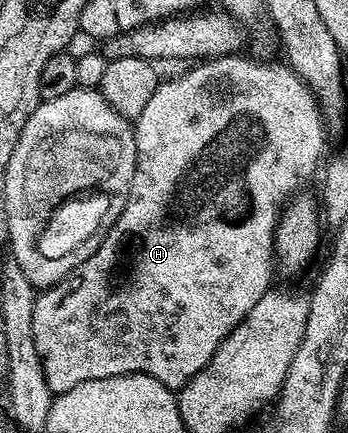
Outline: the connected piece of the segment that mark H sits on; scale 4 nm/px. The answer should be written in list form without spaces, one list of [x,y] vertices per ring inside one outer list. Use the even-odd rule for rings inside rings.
[[[234,53],[231,55],[218,55],[212,59],[206,59],[198,62],[190,71],[185,71],[182,75],[177,75],[174,79],[158,82],[155,93],[151,93],[151,101],[147,101],[147,105],[143,108],[143,113],[139,113],[139,117],[135,120],[133,136],[135,137],[135,145],[137,146],[137,164],[135,165],[135,177],[131,181],[131,189],[129,196],[125,199],[125,206],[120,211],[116,212],[113,224],[108,224],[107,230],[100,236],[101,244],[92,252],[86,254],[85,260],[82,261],[69,274],[63,277],[54,287],[46,287],[36,296],[35,311],[33,313],[33,332],[35,333],[35,349],[41,358],[41,365],[45,380],[49,386],[49,390],[54,396],[67,393],[71,389],[75,389],[75,385],[83,385],[83,381],[99,381],[107,377],[119,377],[120,375],[150,375],[155,377],[155,381],[159,381],[163,385],[167,385],[170,389],[180,389],[183,385],[187,385],[187,381],[191,381],[191,377],[195,377],[195,373],[199,373],[199,369],[203,369],[211,361],[211,357],[215,357],[215,353],[219,349],[222,341],[235,328],[242,323],[247,317],[247,313],[251,313],[251,308],[255,306],[255,301],[259,301],[259,297],[263,297],[263,293],[271,290],[271,284],[274,282],[275,276],[275,260],[273,258],[273,234],[277,228],[277,220],[279,213],[285,210],[286,203],[294,198],[302,190],[301,187],[313,174],[318,174],[319,164],[322,162],[321,154],[325,151],[325,131],[327,132],[327,124],[321,115],[321,105],[316,97],[313,96],[313,90],[309,88],[304,81],[294,73],[292,68],[281,63],[269,63],[273,61],[262,61],[260,58],[252,57],[253,59],[244,59],[244,54]]]

